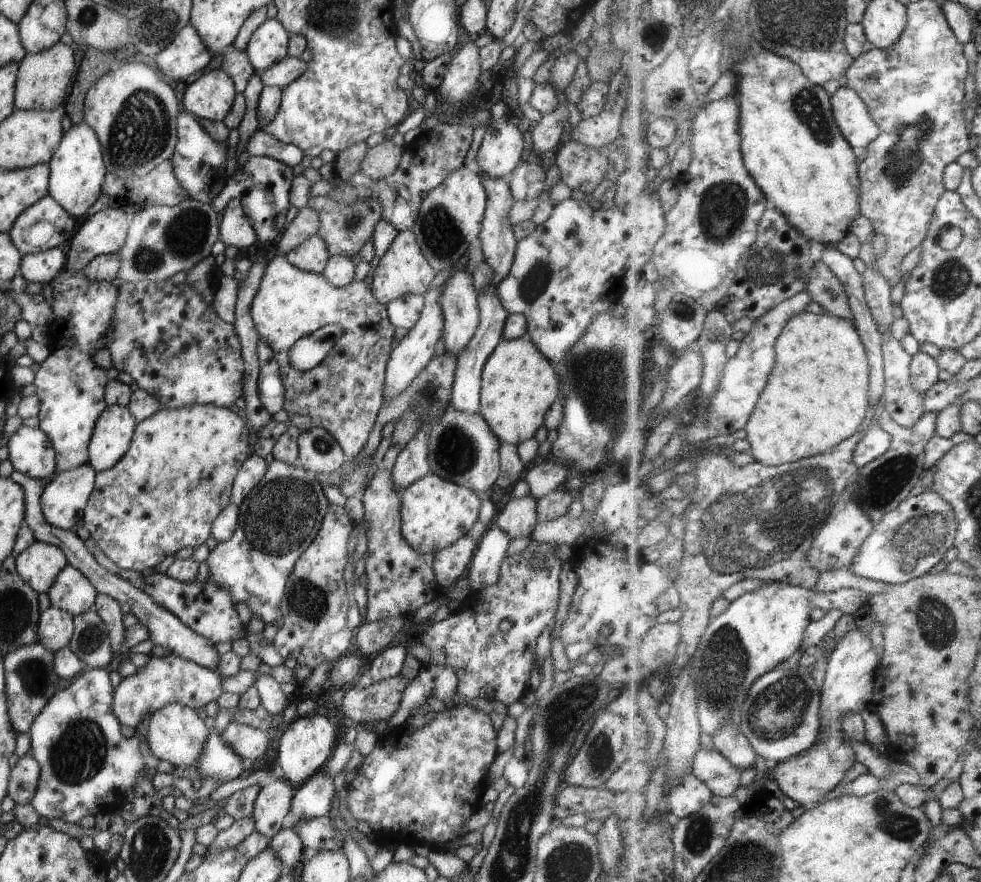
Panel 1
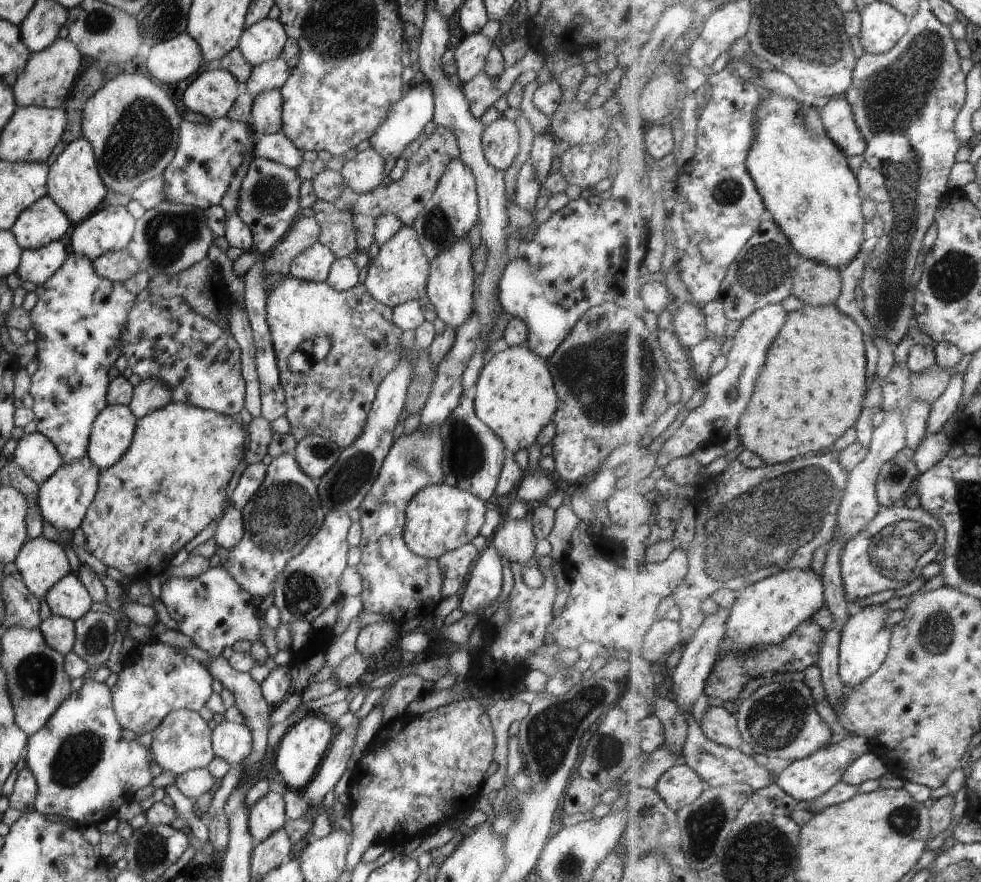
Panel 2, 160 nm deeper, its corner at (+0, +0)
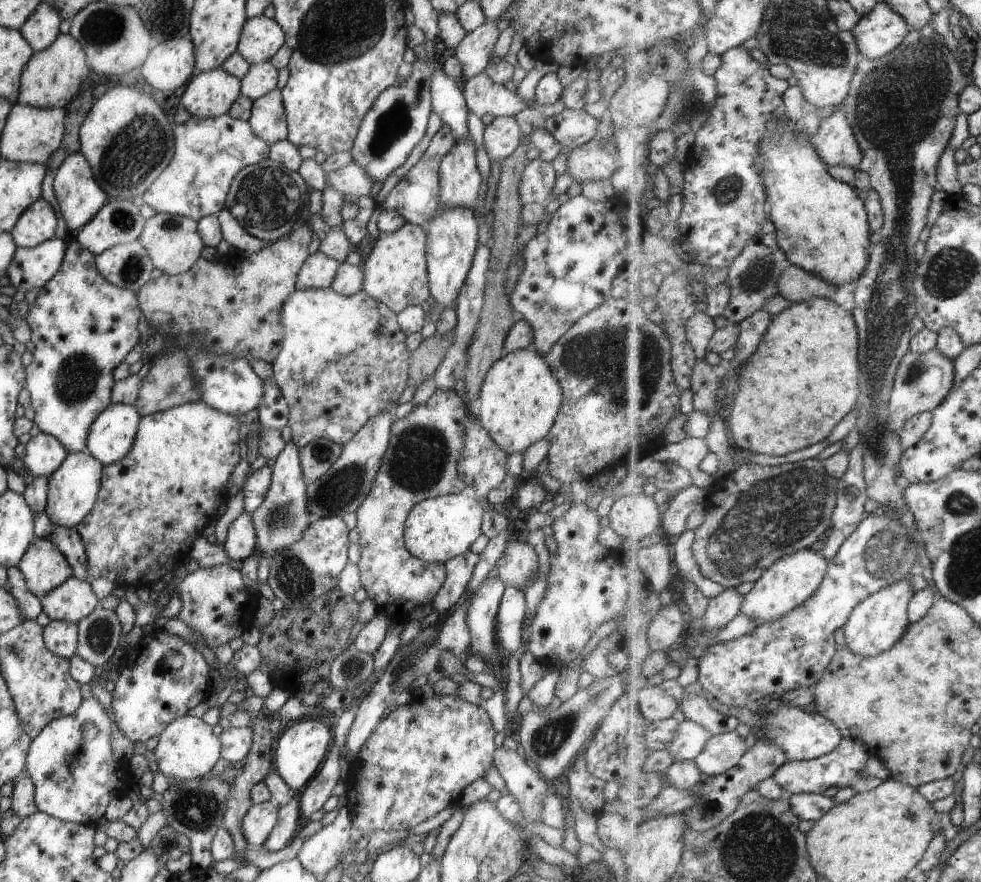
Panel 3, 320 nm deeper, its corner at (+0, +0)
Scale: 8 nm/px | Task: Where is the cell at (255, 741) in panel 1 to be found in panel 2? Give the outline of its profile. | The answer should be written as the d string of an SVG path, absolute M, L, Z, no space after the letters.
M219 720L211 730L210 742L213 753L232 766L240 763L251 752L253 738L245 724Z

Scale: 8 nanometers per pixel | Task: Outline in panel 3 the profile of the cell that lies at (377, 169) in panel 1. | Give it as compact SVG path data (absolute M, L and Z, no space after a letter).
M353 160L347 166L342 166L335 172L325 173L325 182L333 186L337 192L344 196L348 194L355 200L361 196L369 195L373 178L367 176L367 172Z

